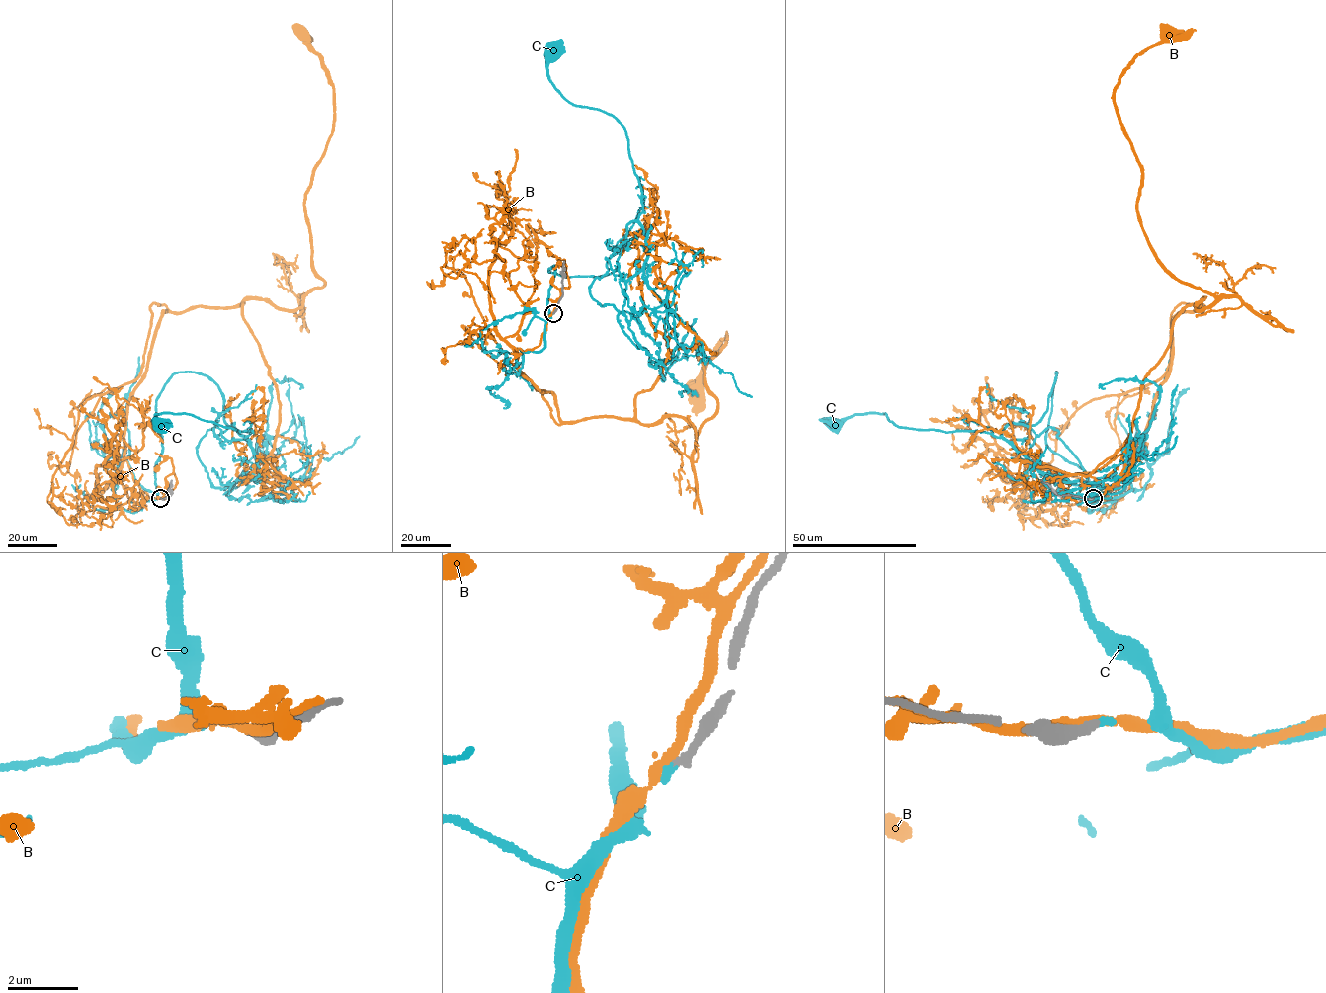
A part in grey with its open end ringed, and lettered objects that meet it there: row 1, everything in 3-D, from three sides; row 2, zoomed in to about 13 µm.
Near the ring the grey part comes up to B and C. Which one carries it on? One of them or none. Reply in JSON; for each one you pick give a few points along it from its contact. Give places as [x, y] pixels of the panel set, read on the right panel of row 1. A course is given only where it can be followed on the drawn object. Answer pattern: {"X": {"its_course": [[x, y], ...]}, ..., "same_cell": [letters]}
{"C": {"its_course": [[1093, 498], [1084, 470], [1046, 444], [1056, 372], [1039, 421], [999, 437], [900, 427], [885, 413], [830, 423]]}, "same_cell": ["C"]}

